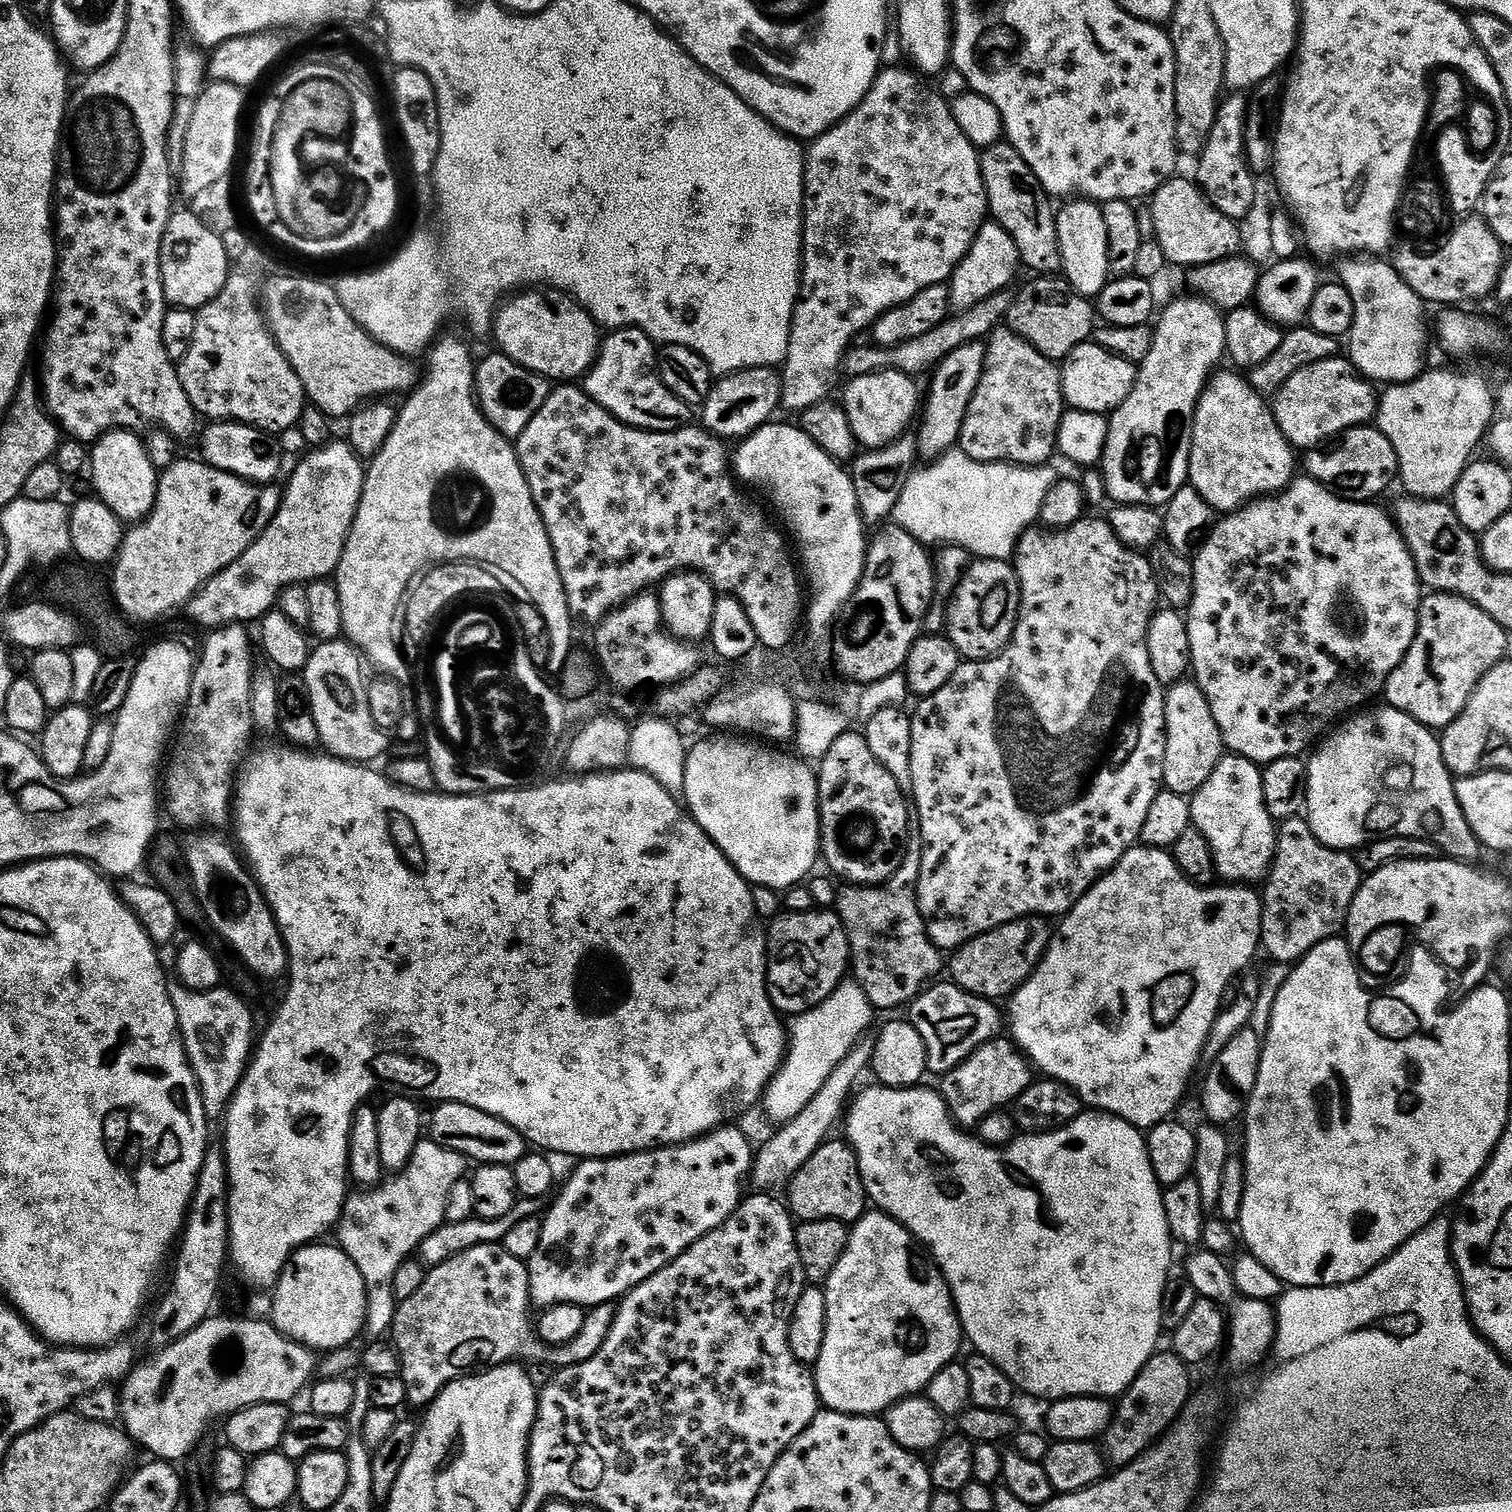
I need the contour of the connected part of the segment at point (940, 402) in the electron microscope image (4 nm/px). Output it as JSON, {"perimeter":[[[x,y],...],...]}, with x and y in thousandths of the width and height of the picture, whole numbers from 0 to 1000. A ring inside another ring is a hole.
{"perimeter":[[[642,226],[625,235],[616,247],[616,255],[610,265],[610,272],[607,275],[608,284],[604,286],[606,300],[612,305],[616,306],[625,299],[630,298],[635,293],[636,279],[639,279],[639,271],[647,258],[647,253],[651,247],[652,229],[649,226]]]}

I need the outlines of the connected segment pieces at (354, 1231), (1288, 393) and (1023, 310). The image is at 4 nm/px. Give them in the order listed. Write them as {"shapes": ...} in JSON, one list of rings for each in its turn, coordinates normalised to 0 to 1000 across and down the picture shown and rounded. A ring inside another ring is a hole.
{"shapes":[[[[279,753],[274,758],[274,762],[273,762],[272,766],[271,766],[270,770],[269,771],[269,772],[265,772],[265,774],[261,776],[257,777],[256,778],[256,780],[255,780],[253,782],[251,782],[249,784],[247,785],[245,787],[239,788],[238,788],[238,789],[239,789],[239,791],[235,791],[235,790],[231,790],[230,793],[228,797],[228,804],[224,810],[224,815],[225,815],[225,820],[224,820],[224,823],[224,823],[224,825],[228,826],[228,829],[229,831],[231,831],[231,832],[232,832],[234,835],[235,835],[235,837],[237,837],[237,840],[239,843],[241,849],[243,850],[243,870],[242,871],[242,872],[241,872],[241,881],[242,882],[242,884],[244,884],[245,886],[249,886],[251,885],[251,884],[256,884],[257,883],[257,882],[259,882],[259,875],[261,874],[261,869],[262,868],[262,863],[263,862],[262,856],[261,856],[261,848],[259,847],[259,846],[261,845],[261,843],[263,843],[263,837],[266,837],[267,836],[268,833],[271,833],[271,831],[272,831],[273,830],[273,829],[274,829],[276,827],[276,826],[277,826],[278,822],[280,821],[280,820],[281,820],[281,819],[282,819],[282,817],[284,817],[284,816],[287,816],[287,813],[290,813],[295,808],[294,806],[294,804],[295,803],[295,792],[296,792],[298,791],[298,784],[300,784],[300,782],[303,782],[304,780],[308,780],[308,775],[307,775],[307,770],[308,771],[308,765],[304,765],[300,761],[298,761],[297,759],[296,759],[295,758],[292,758],[292,757],[287,756],[287,755],[285,753]]],[[[882,237],[869,239],[853,253],[847,256],[843,263],[843,272],[844,278],[855,297],[867,298],[872,296],[882,288],[886,289],[893,283],[904,281],[909,276],[911,267],[911,259],[897,245],[896,241],[892,237]]],[[[683,184],[677,191],[673,192],[665,211],[666,216],[673,221],[687,234],[703,239],[713,229],[720,227],[726,216],[726,204],[719,196],[713,194],[703,184]]]]}

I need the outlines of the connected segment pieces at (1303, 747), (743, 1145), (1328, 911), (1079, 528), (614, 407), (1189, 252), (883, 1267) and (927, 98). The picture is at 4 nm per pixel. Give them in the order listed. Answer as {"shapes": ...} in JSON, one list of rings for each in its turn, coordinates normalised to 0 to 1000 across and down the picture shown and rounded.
{"shapes":[[[[860,313],[849,325],[829,331],[828,333],[823,333],[817,339],[812,339],[802,346],[801,352],[788,370],[790,396],[784,403],[784,409],[788,436],[787,444],[790,451],[800,464],[800,472],[803,472],[803,478],[806,478],[810,494],[813,498],[828,503],[834,507],[851,500],[862,501],[887,474],[907,464],[904,463],[909,462],[910,460],[912,461],[918,452],[919,446],[933,430],[937,418],[939,416],[939,380],[937,378],[935,369],[923,344],[911,334],[910,332],[892,331],[891,328],[887,328],[878,321],[872,320],[864,313]]],[[[484,745],[473,746],[453,757],[440,757],[414,765],[384,767],[365,800],[360,804],[359,802],[356,827],[348,835],[351,862],[357,866],[367,862],[382,862],[391,866],[396,862],[409,860],[446,835],[462,819],[477,812],[489,797],[499,765],[499,757],[494,750]]],[[[862,539],[849,543],[844,551],[844,566],[835,587],[835,629],[839,629],[843,637],[854,639],[868,630],[869,626],[886,620],[890,616],[892,603],[900,584],[901,577],[896,565],[872,557]]],[[[716,343],[710,345],[706,349],[700,349],[698,351],[691,348],[681,349],[679,352],[675,354],[675,358],[672,359],[671,375],[672,376],[672,382],[675,383],[675,407],[672,410],[672,415],[669,418],[669,422],[667,424],[667,427],[660,433],[655,435],[654,437],[636,438],[630,448],[619,458],[610,461],[607,465],[608,466],[606,467],[606,471],[604,470],[603,472],[602,517],[603,521],[602,522],[602,529],[604,532],[605,542],[606,540],[608,542],[608,554],[607,554],[608,559],[608,580],[606,584],[606,596],[608,600],[608,604],[614,616],[614,620],[622,628],[634,628],[646,619],[649,619],[660,612],[665,612],[668,610],[675,608],[679,606],[703,606],[722,589],[723,585],[731,577],[733,577],[748,561],[752,560],[754,552],[755,552],[755,544],[758,544],[758,538],[760,537],[763,528],[766,528],[766,525],[770,521],[770,505],[771,504],[771,470],[770,469],[770,464],[771,462],[771,455],[771,453],[766,451],[766,448],[763,448],[763,440],[761,440],[761,430],[759,429],[759,415],[762,408],[766,404],[766,400],[768,399],[769,395],[767,394],[767,388],[765,387],[765,380],[762,376],[761,370],[756,364],[747,362],[744,360],[732,343],[720,344],[720,343]]],[[[408,217],[403,219],[399,223],[397,228],[397,235],[394,236],[394,240],[389,244],[385,251],[385,256],[388,261],[393,263],[396,269],[403,271],[406,276],[409,276],[412,280],[416,280],[420,283],[426,283],[429,286],[445,286],[449,283],[454,283],[458,280],[458,268],[451,266],[438,253],[437,245],[434,241],[435,228],[425,218],[421,217]]],[[[788,118],[772,119],[761,130],[761,137],[763,142],[764,159],[769,163],[774,173],[790,172],[798,173],[817,170],[820,164],[820,151],[818,146],[807,141],[796,129],[792,121]]],[[[574,800],[563,810],[560,827],[554,837],[548,843],[544,853],[546,880],[538,909],[543,929],[547,933],[563,937],[582,937],[595,926],[609,923],[615,911],[634,897],[632,896],[635,894],[636,879],[628,851],[622,839],[610,827],[603,815],[591,804]]],[[[587,45],[579,48],[579,54],[577,59],[571,63],[570,68],[560,77],[559,79],[550,84],[548,87],[536,93],[533,98],[532,107],[532,168],[529,181],[529,197],[524,208],[524,218],[521,227],[521,236],[517,241],[517,263],[518,272],[531,274],[539,267],[546,267],[550,259],[550,251],[556,245],[558,233],[564,229],[568,220],[573,220],[584,206],[599,201],[604,194],[612,192],[612,189],[624,188],[629,186],[630,181],[638,173],[638,169],[648,154],[648,150],[652,147],[653,140],[653,129],[648,114],[648,101],[641,94],[639,89],[631,81],[630,69],[622,63],[618,58],[613,58],[605,47],[600,48],[598,45]]]]}

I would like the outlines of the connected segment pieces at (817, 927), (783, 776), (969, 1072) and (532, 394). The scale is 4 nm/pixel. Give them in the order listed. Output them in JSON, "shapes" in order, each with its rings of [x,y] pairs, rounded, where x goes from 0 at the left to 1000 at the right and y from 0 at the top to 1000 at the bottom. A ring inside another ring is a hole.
{"shapes":[[[[519,603],[510,609],[507,616],[507,624],[508,659],[517,671],[524,673],[541,665],[562,645],[561,618],[552,603]]],[[[468,485],[471,487],[468,487],[466,489],[463,489],[461,491],[460,493],[456,494],[454,495],[454,503],[453,504],[453,521],[452,524],[452,528],[454,530],[454,534],[454,536],[456,538],[458,542],[460,543],[461,545],[463,546],[463,548],[467,552],[470,554],[472,557],[473,557],[477,562],[479,563],[479,567],[482,569],[483,571],[485,571],[487,575],[489,575],[489,579],[492,580],[493,582],[495,583],[495,585],[499,586],[501,585],[503,585],[504,586],[507,586],[507,587],[513,587],[514,589],[521,589],[523,587],[527,587],[530,583],[534,583],[535,580],[538,579],[538,575],[537,573],[539,573],[540,569],[541,571],[541,567],[543,565],[542,563],[542,520],[541,518],[541,513],[540,511],[538,510],[538,506],[536,505],[532,504],[528,499],[523,499],[524,500],[521,500],[519,497],[513,497],[513,494],[511,493],[505,493],[503,491],[501,491],[497,491],[492,488],[489,488],[487,486],[485,485]]],[[[659,687],[647,692],[641,699],[632,706],[622,711],[620,722],[627,730],[630,741],[638,747],[643,747],[656,735],[666,733],[681,718],[684,707],[679,698],[667,687]]],[[[330,231],[325,233],[315,241],[315,267],[317,269],[317,273],[329,284],[338,292],[351,282],[351,276],[358,271],[358,266],[361,266],[364,259],[364,252],[361,249],[357,249],[354,246],[348,245],[343,242],[336,235]]]]}

